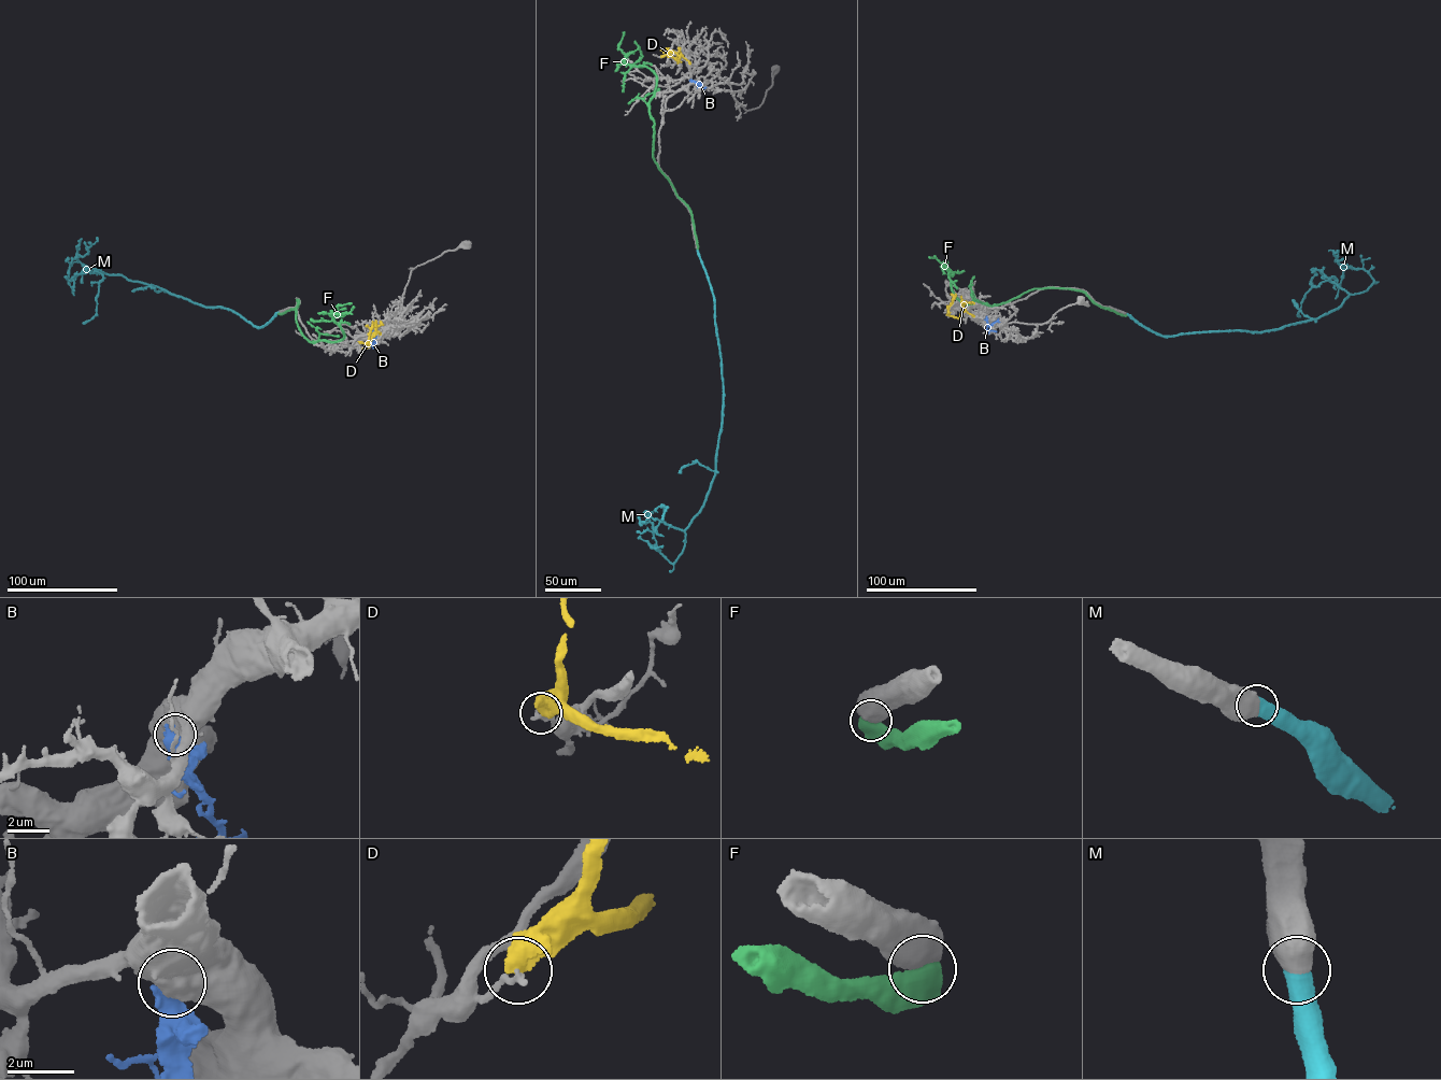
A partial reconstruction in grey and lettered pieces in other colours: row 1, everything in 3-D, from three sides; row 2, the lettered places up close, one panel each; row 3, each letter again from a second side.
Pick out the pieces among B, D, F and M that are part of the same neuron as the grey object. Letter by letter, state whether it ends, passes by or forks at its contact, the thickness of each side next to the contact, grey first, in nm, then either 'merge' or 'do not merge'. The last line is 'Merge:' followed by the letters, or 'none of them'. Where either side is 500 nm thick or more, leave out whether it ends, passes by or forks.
B: 850/650 nm | do not merge
D: 190/700 nm | do not merge
F: 800/550 nm | do not merge
M: 750/700 nm | merge
Merge: M

